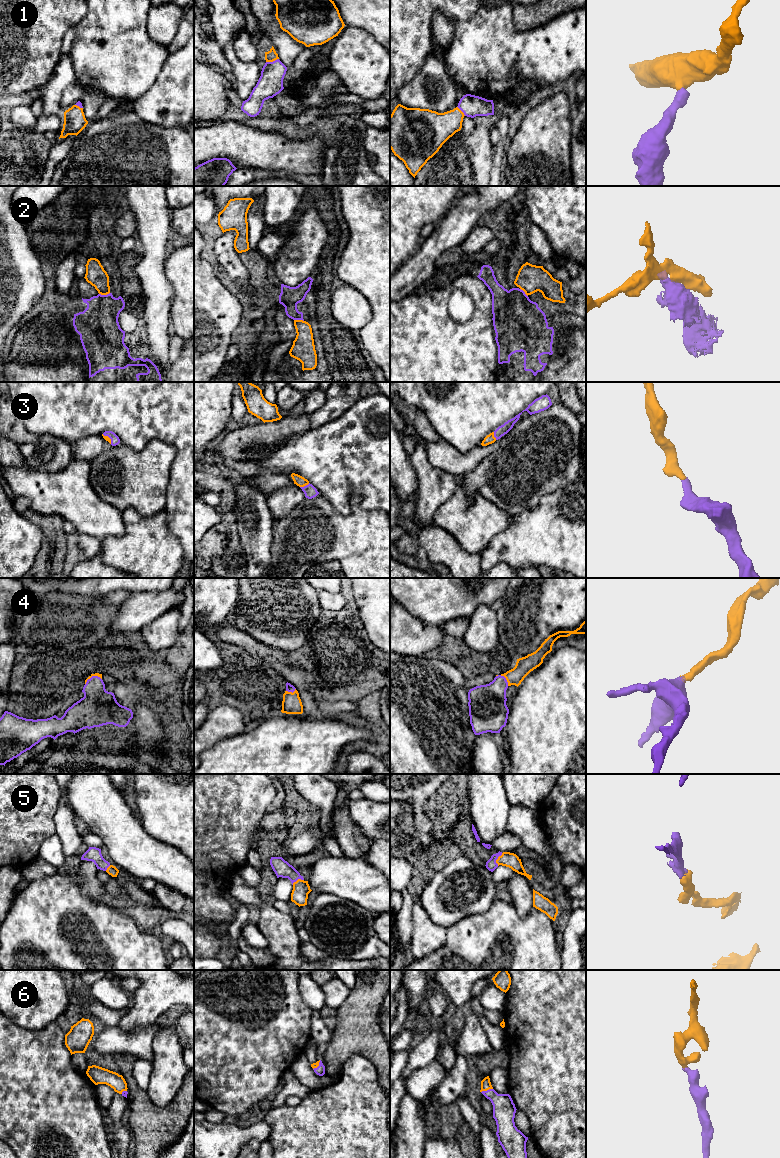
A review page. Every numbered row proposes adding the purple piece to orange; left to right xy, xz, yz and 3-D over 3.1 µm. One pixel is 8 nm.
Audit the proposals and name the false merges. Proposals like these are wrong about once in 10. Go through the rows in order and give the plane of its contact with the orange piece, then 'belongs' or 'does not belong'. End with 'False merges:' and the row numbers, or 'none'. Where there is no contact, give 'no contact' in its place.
1: contact in xz; belongs
2: contact in xy; belongs
3: contact in xz; belongs
4: contact in yz; belongs
5: contact in yz; belongs
6: contact in yz; belongs
False merges: none

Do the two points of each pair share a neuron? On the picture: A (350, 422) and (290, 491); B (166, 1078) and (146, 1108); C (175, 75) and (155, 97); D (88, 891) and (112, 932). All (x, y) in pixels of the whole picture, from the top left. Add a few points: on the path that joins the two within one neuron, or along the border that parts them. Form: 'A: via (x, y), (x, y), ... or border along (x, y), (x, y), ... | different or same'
A: border along (293, 483), (289, 483), (271, 493) | different
B: border along (146, 1090), (158, 1106), (166, 1106), (174, 1098) | different
C: via (175, 81), (161, 95) | same
D: border along (77, 883), (85, 897), (95, 901), (106, 900) | different

